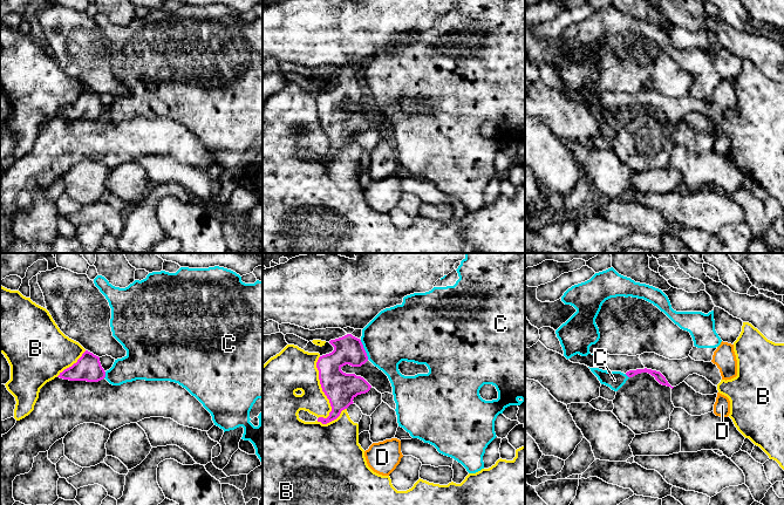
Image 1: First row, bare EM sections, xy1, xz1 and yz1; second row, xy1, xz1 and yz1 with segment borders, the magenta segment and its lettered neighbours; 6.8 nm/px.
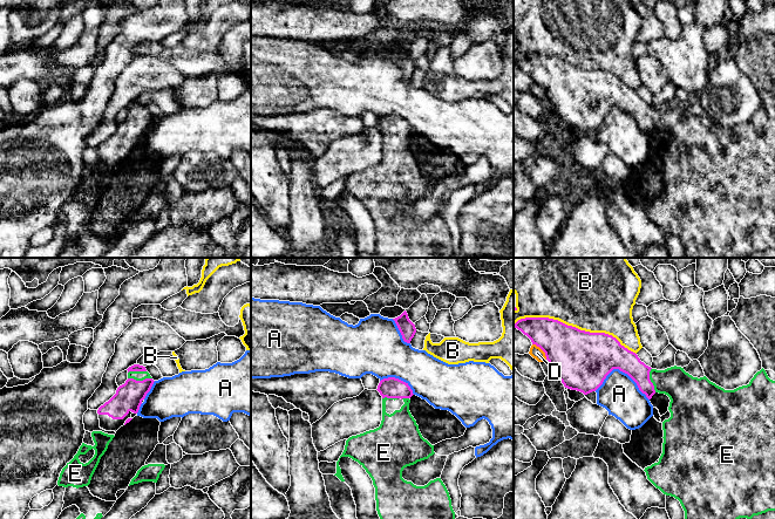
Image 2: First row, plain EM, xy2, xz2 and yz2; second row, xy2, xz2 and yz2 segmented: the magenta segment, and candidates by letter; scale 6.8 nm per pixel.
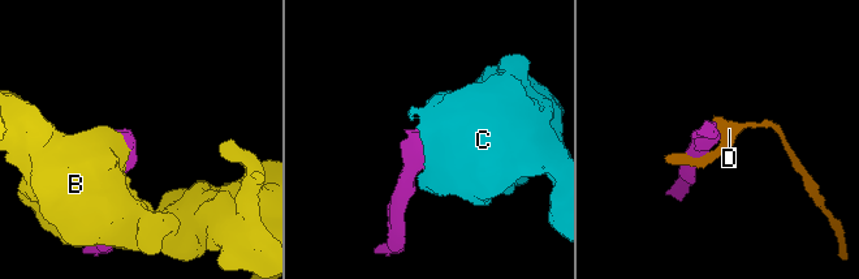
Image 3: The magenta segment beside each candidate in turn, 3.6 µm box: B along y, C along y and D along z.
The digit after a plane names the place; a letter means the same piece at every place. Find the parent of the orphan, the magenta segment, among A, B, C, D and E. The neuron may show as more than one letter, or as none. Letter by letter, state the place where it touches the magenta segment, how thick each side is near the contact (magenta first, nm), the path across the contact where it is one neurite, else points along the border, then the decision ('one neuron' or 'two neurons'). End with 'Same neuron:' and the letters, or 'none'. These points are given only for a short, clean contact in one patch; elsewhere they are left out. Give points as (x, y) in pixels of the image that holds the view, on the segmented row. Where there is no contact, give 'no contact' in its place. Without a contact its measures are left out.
A: contact yz2 (623, 371); calibres 340 and 280 nm; two neurons
B: contact yz2 (575, 327); calibres 400 and 500 nm; two neurons
C: contact xz1 (363, 349); calibres 200 and 380 nm; border xz1 (360, 340), (368, 359); two neurons
D: contact yz2 (542, 349); calibres 380 and 80 nm; border yz2 (532, 343), (544, 353), (546, 359); two neurons
E: contact xy2 (140, 381); calibres 190 and 60 nm; way xy2 (129, 396), (140, 381), (136, 375); one neuron
Same neuron: E

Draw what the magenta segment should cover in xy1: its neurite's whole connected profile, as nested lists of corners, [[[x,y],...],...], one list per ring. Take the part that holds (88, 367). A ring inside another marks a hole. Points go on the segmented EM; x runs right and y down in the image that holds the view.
[[[86,350],[71,367],[64,369],[57,376],[69,381],[98,382],[105,377],[100,357]]]

